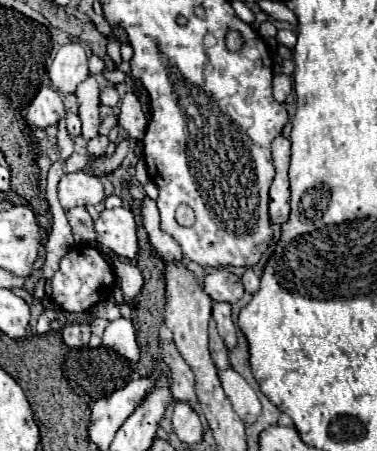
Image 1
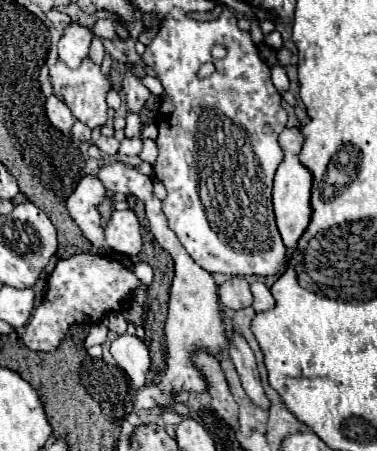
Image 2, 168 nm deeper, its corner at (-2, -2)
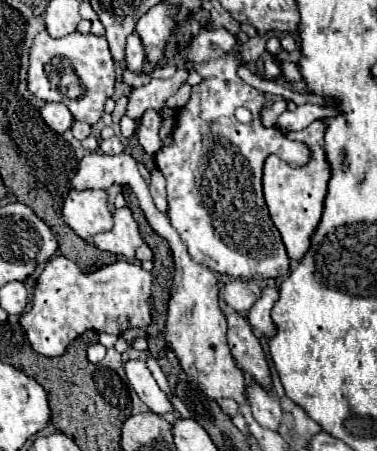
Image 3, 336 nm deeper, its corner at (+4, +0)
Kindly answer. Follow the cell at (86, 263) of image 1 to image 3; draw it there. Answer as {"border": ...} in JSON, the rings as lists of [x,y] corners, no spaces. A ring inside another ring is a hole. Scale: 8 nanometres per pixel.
{"border":[[[56,255],[38,277],[32,309],[20,317],[20,325],[36,353],[56,357],[86,329],[120,335],[128,327],[146,327],[150,323],[150,287],[152,275],[138,263],[118,261],[84,273],[74,261]]]}

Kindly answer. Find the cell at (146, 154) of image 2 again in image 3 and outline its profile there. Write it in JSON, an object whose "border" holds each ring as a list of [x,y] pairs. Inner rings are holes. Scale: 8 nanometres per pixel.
{"border":[[[148,109],[140,121],[140,129],[138,129],[138,141],[142,145],[142,149],[150,155],[154,155],[160,147],[162,147],[162,141],[158,137],[158,129],[160,129],[160,115],[152,109]]]}

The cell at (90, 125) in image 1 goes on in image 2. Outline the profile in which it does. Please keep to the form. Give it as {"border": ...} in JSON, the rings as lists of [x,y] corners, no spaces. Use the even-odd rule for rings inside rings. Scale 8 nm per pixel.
{"border":[[[90,57],[84,59],[76,69],[68,69],[62,61],[56,61],[56,65],[50,69],[50,83],[56,95],[62,97],[62,101],[68,105],[68,109],[74,113],[74,117],[82,123],[86,123],[90,129],[102,127],[108,119],[108,105],[106,95],[112,91],[112,79],[102,73],[100,65],[96,65]]]}

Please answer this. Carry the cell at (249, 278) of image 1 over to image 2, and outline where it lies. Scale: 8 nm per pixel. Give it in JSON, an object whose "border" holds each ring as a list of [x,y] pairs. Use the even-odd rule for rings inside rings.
{"border":[[[254,281],[254,283],[250,283],[250,289],[252,289],[252,293],[254,293],[252,309],[254,309],[256,313],[268,311],[268,309],[272,309],[272,307],[276,305],[276,301],[274,301],[270,289],[268,289],[262,281]]]}

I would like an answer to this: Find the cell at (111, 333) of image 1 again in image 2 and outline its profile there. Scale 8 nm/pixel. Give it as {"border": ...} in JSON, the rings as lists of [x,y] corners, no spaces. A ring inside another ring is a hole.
{"border":[[[126,333],[112,341],[110,345],[112,357],[116,363],[128,373],[128,377],[134,381],[136,387],[144,387],[148,383],[148,371],[150,371],[150,355],[148,347],[134,335]]]}

